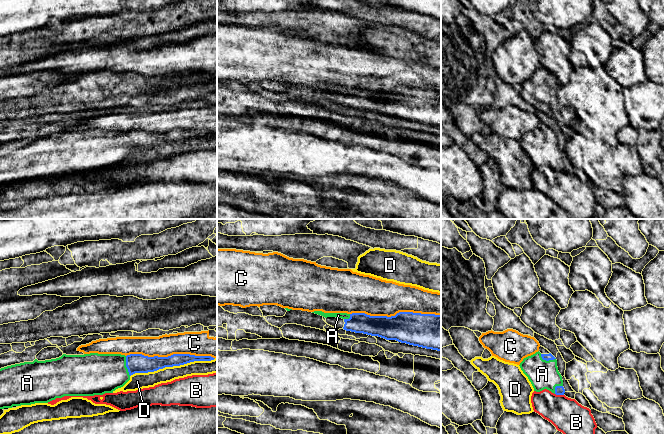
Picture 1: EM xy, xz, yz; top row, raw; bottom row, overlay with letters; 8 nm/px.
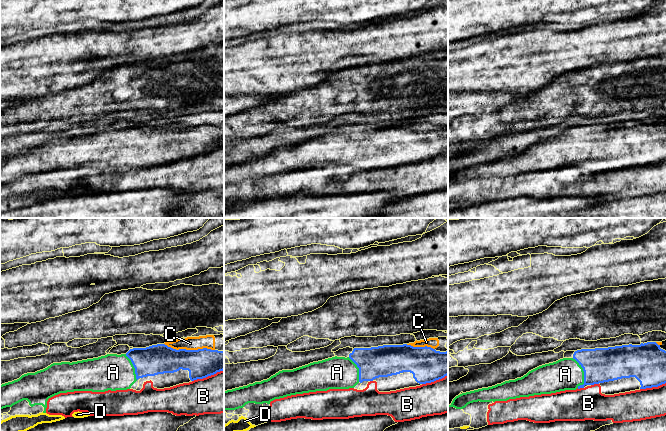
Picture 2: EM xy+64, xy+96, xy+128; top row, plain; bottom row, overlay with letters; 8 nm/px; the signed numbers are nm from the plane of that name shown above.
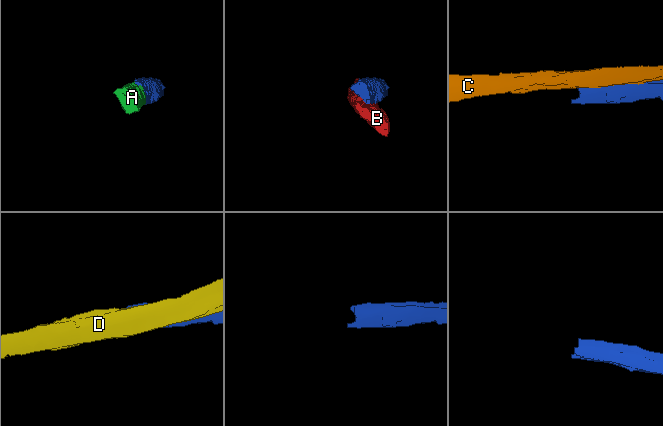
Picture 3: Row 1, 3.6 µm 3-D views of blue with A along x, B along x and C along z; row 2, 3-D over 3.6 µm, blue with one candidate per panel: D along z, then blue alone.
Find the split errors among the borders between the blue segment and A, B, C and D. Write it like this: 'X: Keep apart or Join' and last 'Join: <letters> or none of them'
A: Join
B: Keep apart
C: Keep apart
D: Keep apart
Join: A

